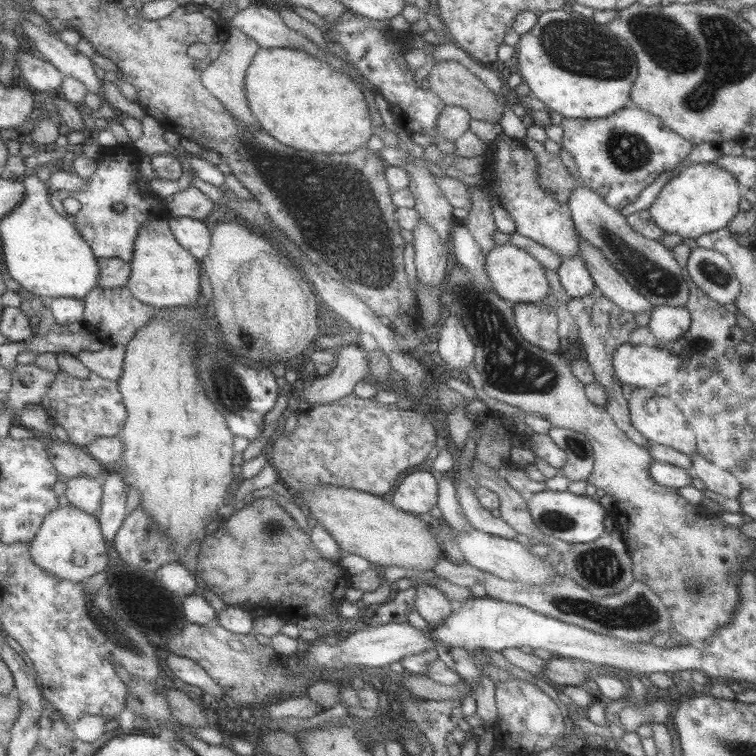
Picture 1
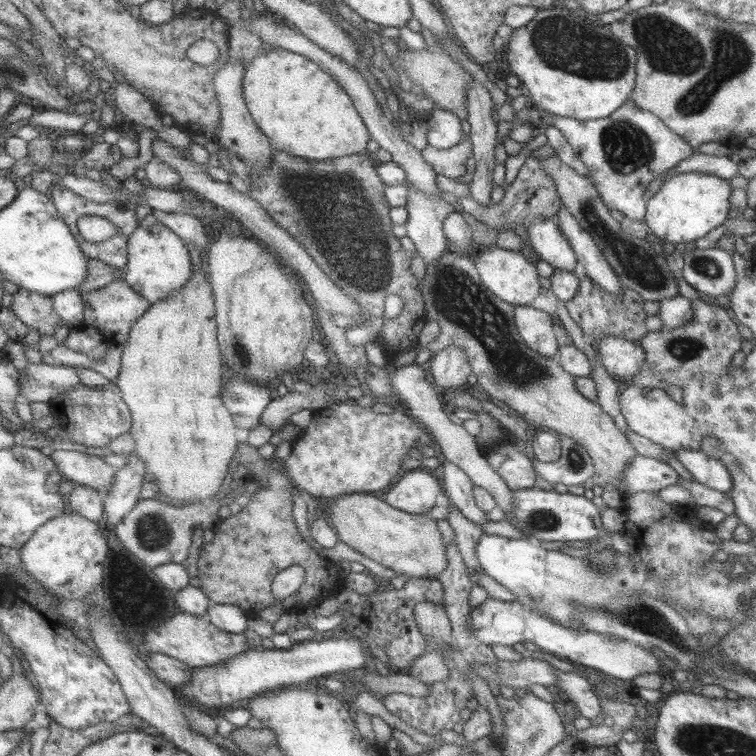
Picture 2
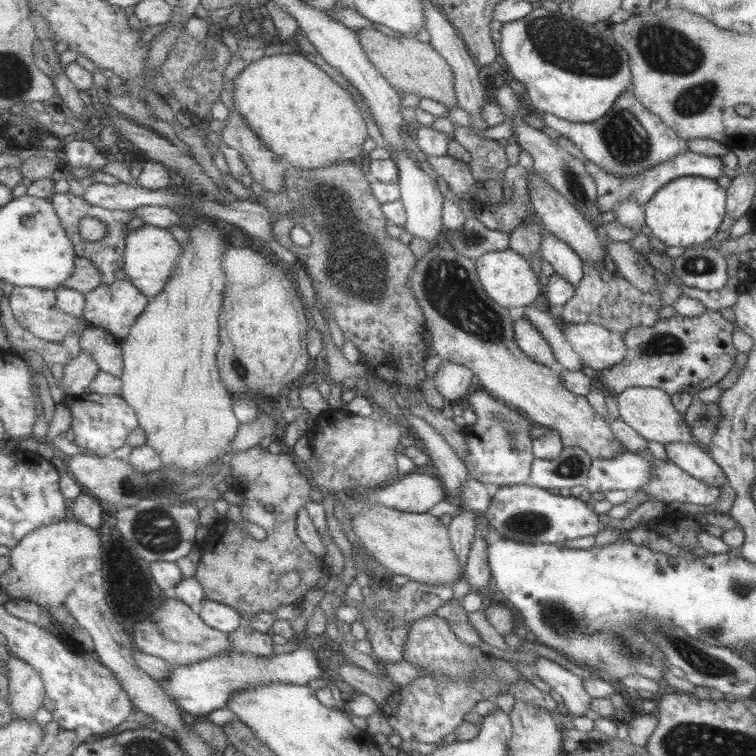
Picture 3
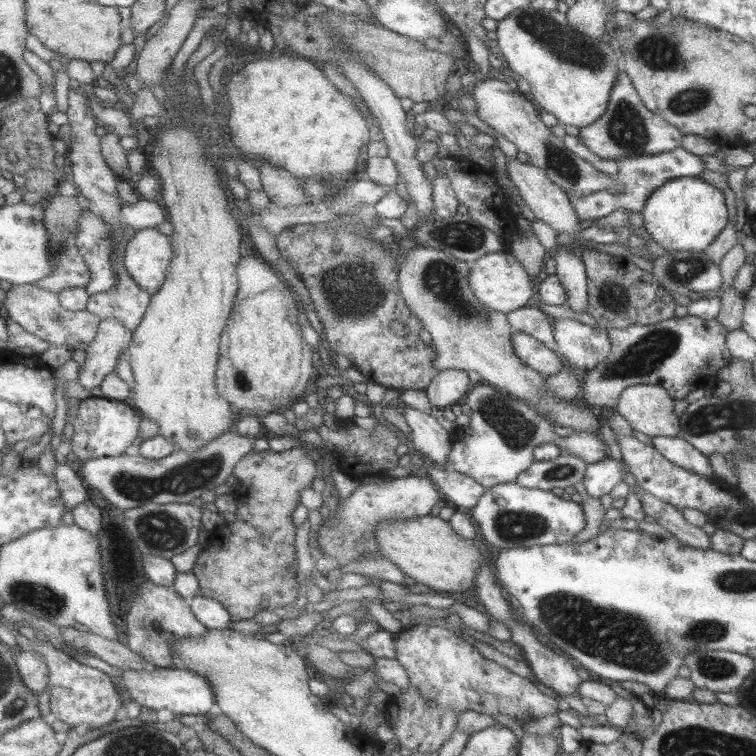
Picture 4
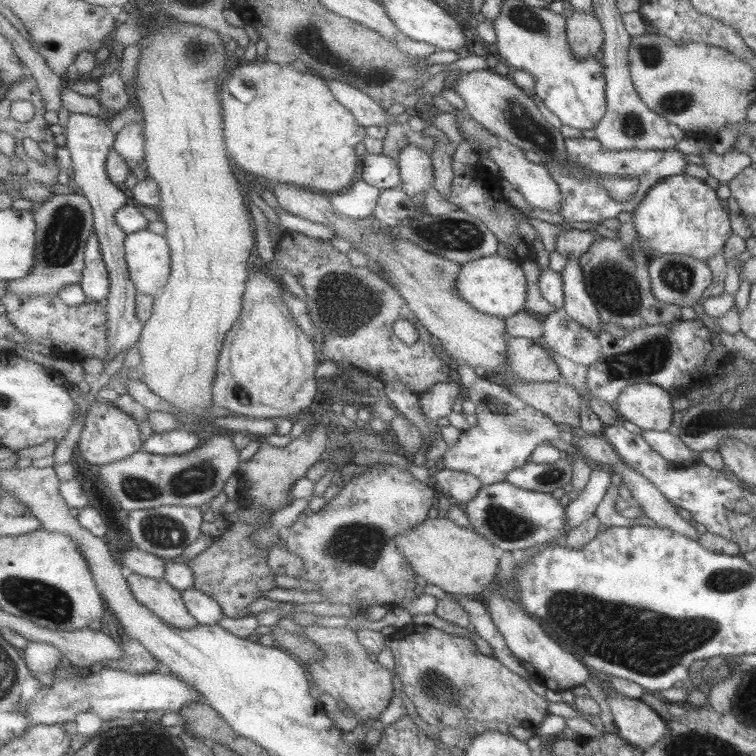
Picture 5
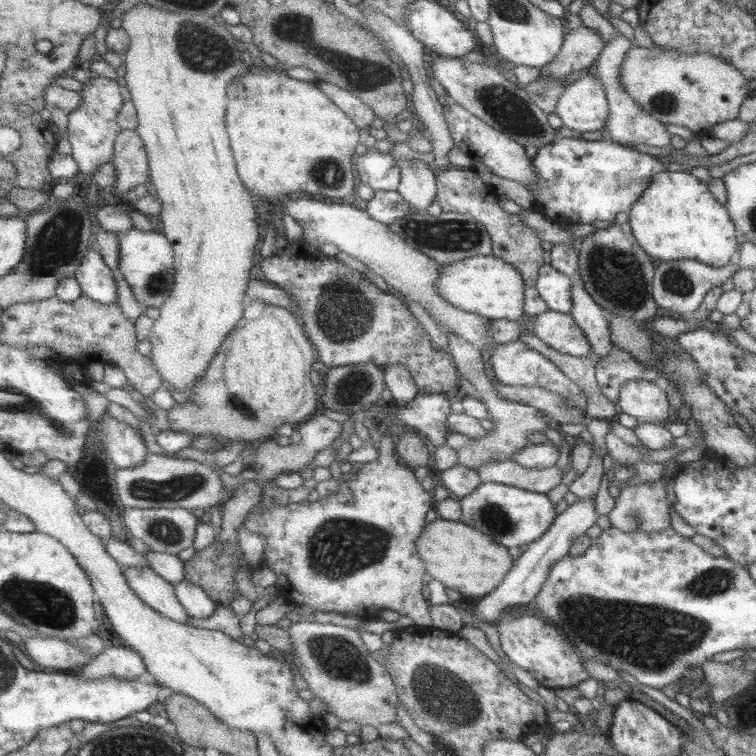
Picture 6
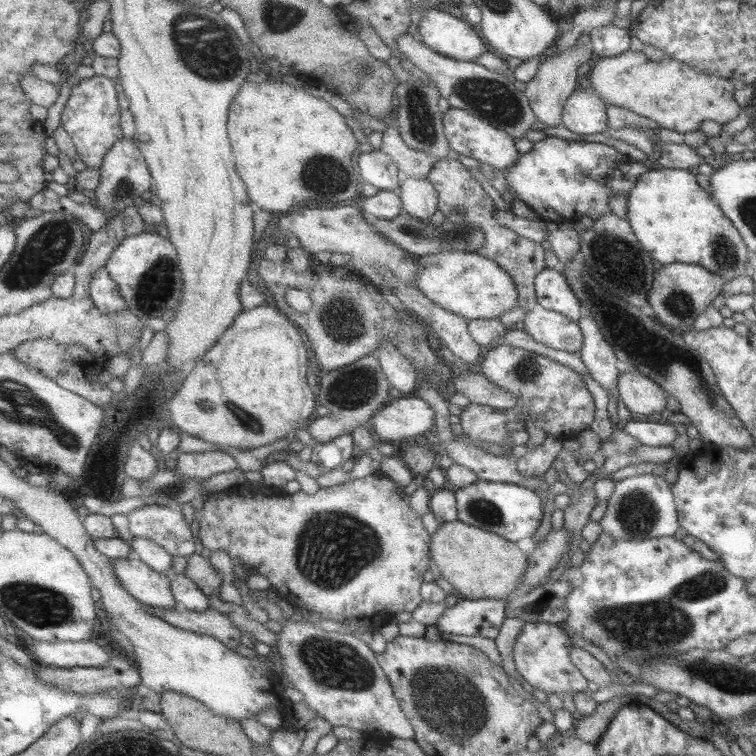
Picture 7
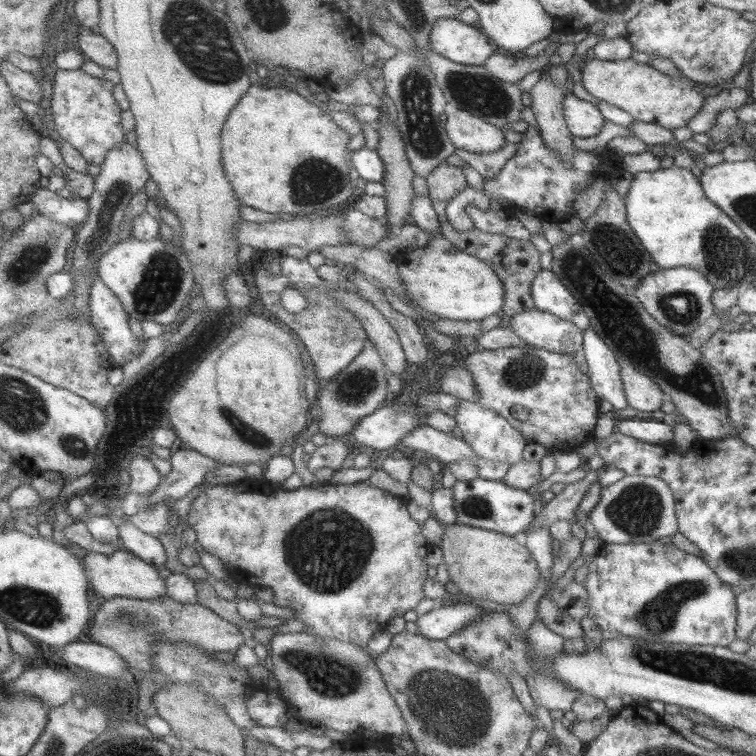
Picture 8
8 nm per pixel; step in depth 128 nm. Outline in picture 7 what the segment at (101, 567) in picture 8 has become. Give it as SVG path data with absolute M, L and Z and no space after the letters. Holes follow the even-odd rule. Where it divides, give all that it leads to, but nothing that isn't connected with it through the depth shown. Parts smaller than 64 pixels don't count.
M137 556L113 559L115 573L120 582L140 601L165 609L176 609L180 606L173 591L173 580L167 573L154 570L153 566Z

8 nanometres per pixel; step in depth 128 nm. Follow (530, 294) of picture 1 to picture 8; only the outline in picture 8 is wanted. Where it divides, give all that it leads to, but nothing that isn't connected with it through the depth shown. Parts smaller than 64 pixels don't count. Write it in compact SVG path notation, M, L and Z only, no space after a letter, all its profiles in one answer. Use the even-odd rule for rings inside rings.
M444 234L432 238L429 244L413 251L410 257L401 257L399 265L411 302L435 316L482 321L503 308L505 287L497 271L489 263L458 248Z

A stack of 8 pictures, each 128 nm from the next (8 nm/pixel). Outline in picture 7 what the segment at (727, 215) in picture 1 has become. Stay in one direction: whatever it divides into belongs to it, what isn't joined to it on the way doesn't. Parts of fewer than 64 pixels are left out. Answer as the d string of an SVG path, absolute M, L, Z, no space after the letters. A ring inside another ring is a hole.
M670 166L648 169L638 177L627 200L626 216L634 234L660 266L676 262L700 265L713 274L720 274L726 281L745 274L751 250L689 169Z

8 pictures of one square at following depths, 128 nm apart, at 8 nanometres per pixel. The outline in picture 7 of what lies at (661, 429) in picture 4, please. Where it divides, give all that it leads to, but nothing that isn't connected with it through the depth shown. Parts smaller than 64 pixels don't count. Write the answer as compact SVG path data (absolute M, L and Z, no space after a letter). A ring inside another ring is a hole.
M638 371L619 374L618 394L630 413L656 418L666 409L667 393Z

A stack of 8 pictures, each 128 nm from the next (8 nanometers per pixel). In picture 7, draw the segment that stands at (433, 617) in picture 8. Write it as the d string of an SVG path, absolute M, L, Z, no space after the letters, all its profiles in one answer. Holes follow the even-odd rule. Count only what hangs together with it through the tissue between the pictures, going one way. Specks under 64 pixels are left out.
M563 526L559 531L552 530L544 538L544 543L536 546L535 552L529 555L529 568L526 569L521 585L512 594L506 598L479 598L478 600L460 597L459 602L440 617L436 624L437 628L442 632L442 635L447 632L448 634L480 635L495 639L499 635L505 617L508 616L509 600L512 597L525 595L534 588L549 582L553 577L551 570L561 561L563 554L568 551L568 546L570 546L570 533L568 533L566 526Z

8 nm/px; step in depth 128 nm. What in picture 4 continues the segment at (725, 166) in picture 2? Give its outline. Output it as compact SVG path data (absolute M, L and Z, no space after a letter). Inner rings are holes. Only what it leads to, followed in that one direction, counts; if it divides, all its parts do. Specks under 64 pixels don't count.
M566 135L563 141L568 150L571 150L578 157L583 158L592 166L595 166L600 172L608 173L611 177L614 177L621 188L616 193L610 192L609 190L600 190L598 193L586 194L584 198L570 197L574 210L581 221L602 219L621 208L631 212L641 212L644 206L646 206L646 200L649 200L650 194L653 194L654 190L659 186L675 178L698 177L706 169L700 156L690 154L690 152L684 150L681 146L670 152L643 154L638 157L612 160L596 156L587 148L579 136Z

